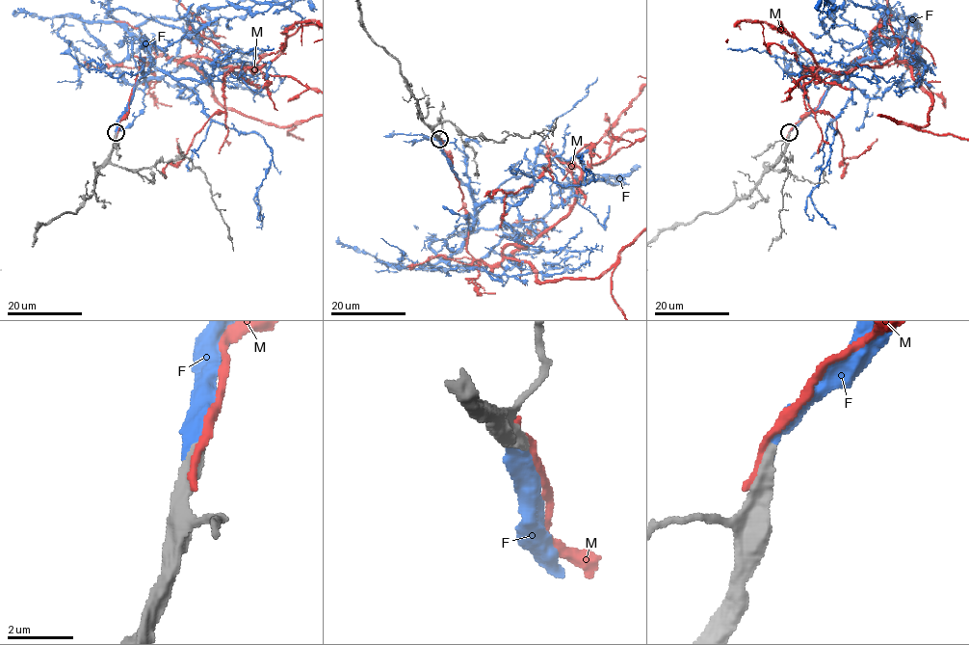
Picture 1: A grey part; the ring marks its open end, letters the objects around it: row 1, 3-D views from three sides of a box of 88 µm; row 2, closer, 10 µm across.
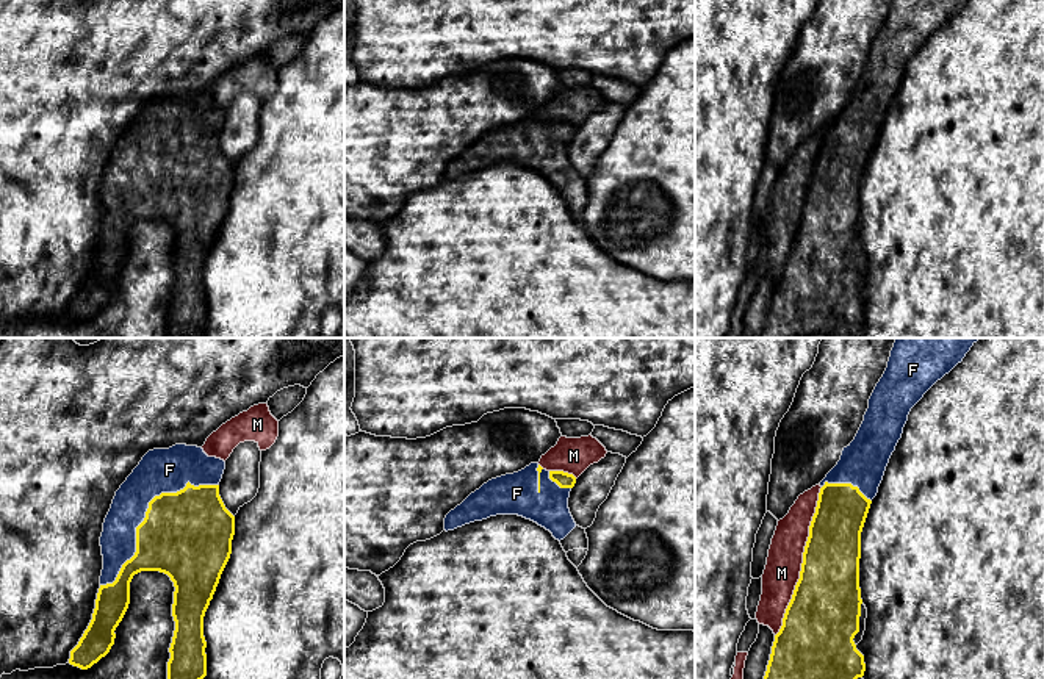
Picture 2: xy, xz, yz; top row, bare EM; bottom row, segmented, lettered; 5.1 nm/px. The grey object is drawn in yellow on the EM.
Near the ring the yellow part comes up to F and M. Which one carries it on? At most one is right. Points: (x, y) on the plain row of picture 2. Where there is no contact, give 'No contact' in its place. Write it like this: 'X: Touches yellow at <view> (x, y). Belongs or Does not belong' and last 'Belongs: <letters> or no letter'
F: Touches yellow at xy (146, 163). Belongs
M: Touches yellow at yz (803, 211). Does not belong
Belongs: F

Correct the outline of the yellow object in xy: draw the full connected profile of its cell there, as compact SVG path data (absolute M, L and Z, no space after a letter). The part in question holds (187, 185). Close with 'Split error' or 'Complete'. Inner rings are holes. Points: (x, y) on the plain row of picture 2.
M175 94L169 99L149 100L142 106L139 114L116 141L105 167L100 186L103 219L95 258L88 278L78 294L70 300L70 314L88 319L110 302L116 288L114 280L130 253L130 232L133 225L141 221L160 221L167 224L175 236L172 253L175 280L169 297L171 308L167 311L166 338L199 338L197 332L207 325L203 266L230 208L235 185L235 166L225 158L219 146L219 131L224 119L224 110L208 106L197 95Z. Split error

